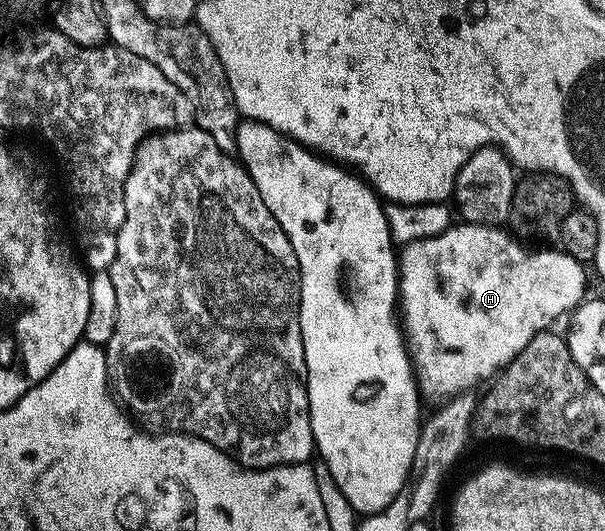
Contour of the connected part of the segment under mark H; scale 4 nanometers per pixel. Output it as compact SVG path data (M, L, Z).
M452 228L441 232L435 238L426 238L420 242L404 245L397 258L397 298L401 303L401 329L405 335L405 345L415 372L415 381L424 399L450 400L463 389L473 389L477 384L486 383L500 368L509 365L519 355L521 348L529 344L532 334L540 334L543 330L554 327L555 318L561 317L563 310L564 314L574 310L584 301L588 293L586 292L587 274L583 271L586 269L581 268L580 263L571 259L569 255L562 252L530 254L525 247L515 246L516 239L507 238L508 231L503 228L463 229L467 230Z

